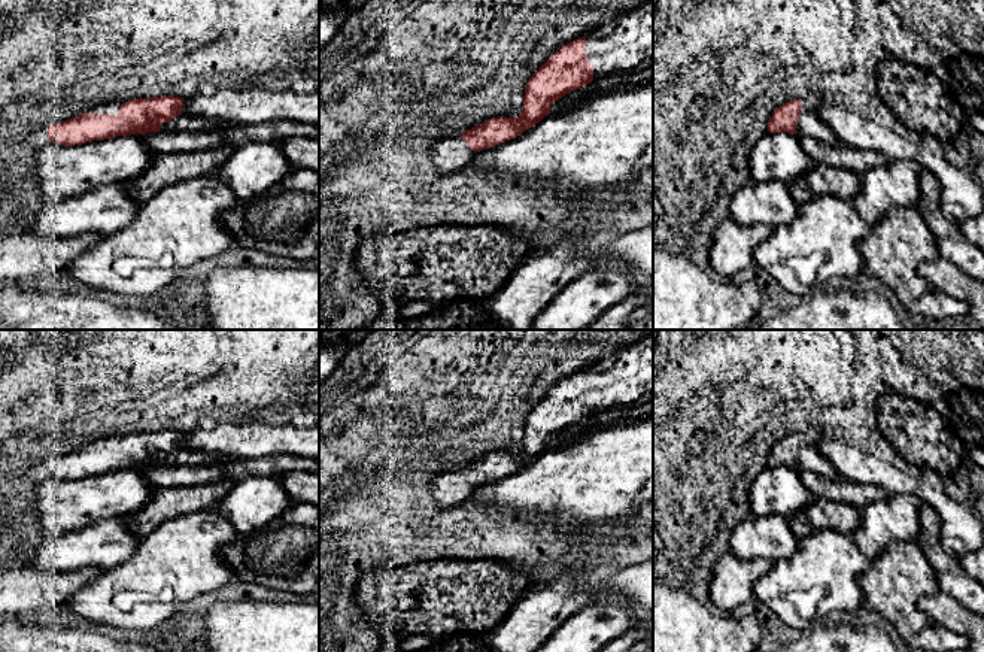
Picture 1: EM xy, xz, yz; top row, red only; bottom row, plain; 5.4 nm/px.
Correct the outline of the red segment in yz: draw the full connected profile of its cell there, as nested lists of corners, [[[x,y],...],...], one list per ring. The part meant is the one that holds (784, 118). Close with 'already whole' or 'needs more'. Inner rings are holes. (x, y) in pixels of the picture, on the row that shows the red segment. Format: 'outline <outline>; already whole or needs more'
outline [[[816,95],[787,101],[774,110],[768,121],[768,131],[790,133],[799,139],[814,137],[830,145],[835,134],[817,113],[821,103],[821,98]]]; needs more

